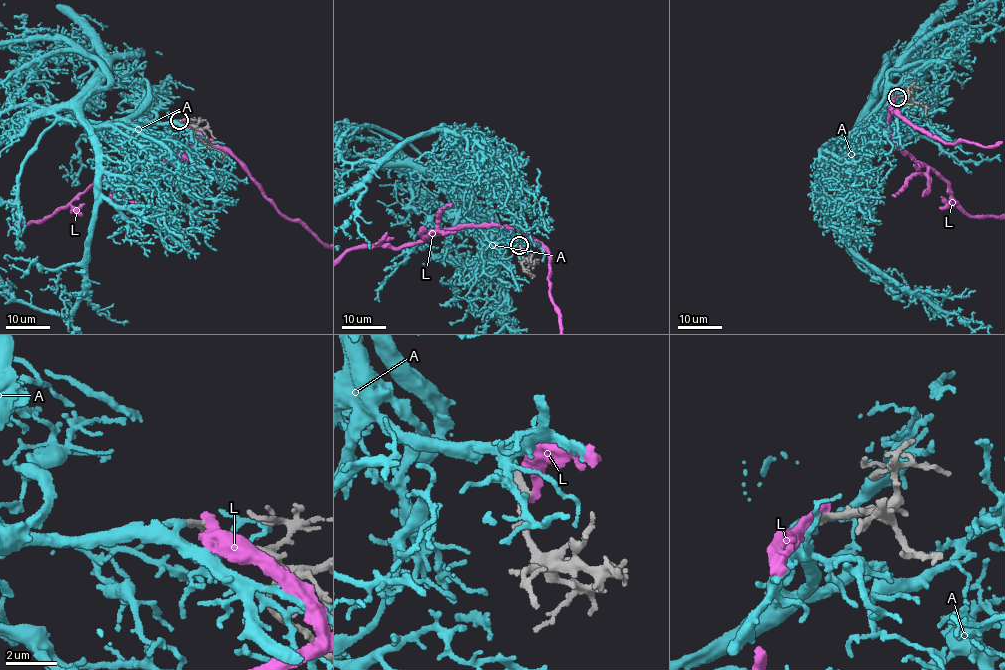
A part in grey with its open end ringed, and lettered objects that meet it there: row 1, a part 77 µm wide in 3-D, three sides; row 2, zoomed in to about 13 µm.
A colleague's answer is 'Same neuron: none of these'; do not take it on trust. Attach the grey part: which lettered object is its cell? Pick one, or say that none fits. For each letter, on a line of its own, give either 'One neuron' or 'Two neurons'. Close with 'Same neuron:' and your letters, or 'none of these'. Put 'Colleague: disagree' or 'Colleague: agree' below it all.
A: One neuron
L: Two neurons
Same neuron: A
Colleague: disagree

